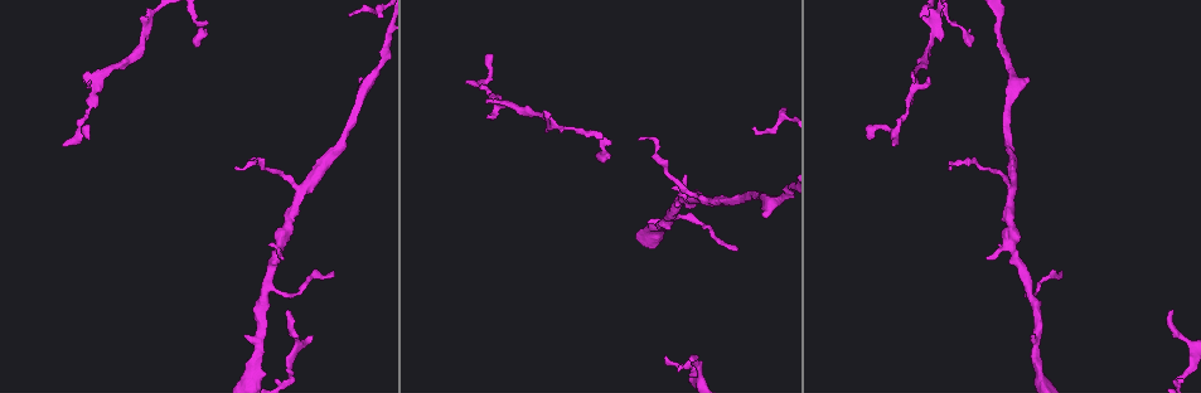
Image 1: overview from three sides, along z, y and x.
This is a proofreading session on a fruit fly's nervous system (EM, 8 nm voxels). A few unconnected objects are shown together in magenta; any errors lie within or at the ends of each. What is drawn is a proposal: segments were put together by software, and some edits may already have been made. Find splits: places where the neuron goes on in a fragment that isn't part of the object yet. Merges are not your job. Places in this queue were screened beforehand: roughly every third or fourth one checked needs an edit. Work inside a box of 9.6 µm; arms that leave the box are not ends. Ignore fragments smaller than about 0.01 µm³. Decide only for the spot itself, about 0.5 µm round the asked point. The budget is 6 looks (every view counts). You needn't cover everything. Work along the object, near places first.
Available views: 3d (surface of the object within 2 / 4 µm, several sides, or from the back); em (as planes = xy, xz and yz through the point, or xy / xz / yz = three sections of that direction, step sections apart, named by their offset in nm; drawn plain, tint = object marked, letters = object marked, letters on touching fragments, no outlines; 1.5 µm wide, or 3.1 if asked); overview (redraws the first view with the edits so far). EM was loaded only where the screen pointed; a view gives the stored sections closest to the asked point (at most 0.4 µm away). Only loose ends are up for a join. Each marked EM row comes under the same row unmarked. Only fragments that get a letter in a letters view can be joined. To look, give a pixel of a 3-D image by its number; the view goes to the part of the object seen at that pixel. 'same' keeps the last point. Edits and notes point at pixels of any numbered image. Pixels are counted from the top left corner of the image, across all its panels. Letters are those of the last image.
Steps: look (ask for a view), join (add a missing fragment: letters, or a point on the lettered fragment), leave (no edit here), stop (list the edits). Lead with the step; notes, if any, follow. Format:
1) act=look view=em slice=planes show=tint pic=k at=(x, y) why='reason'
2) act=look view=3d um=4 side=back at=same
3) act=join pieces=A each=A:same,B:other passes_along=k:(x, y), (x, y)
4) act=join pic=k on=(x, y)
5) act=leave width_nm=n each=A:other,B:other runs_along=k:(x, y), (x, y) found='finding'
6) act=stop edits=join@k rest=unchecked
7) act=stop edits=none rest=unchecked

act=look view=em slice=planes show=letters pic=1 at=(487, 116)

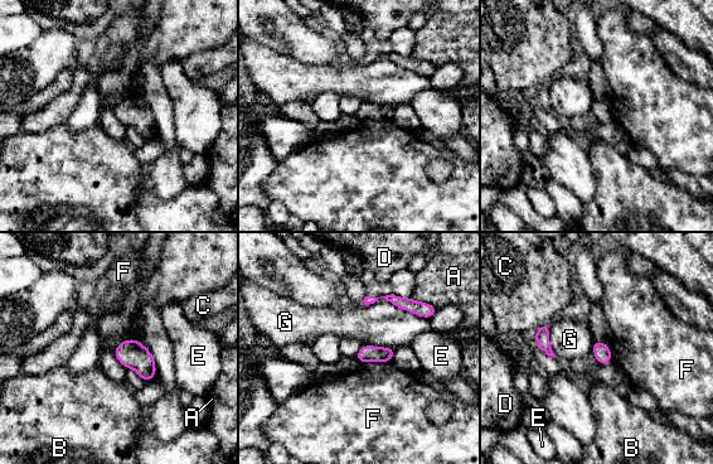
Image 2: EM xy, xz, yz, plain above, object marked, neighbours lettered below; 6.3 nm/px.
act=leave each=A:other,B:other,C:other,D:other,E:other,F:other,G:other border=2:(359, 304), (384, 298), (430, 319) found='none of them fits'

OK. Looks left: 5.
act=look view=3d um=4 pic=1 at=(892, 143) why='free end'

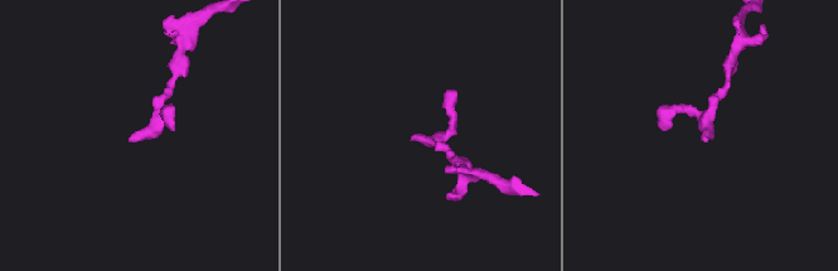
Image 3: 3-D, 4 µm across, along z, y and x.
act=look view=em slice=planes show=letters pic=3 at=(130, 140)

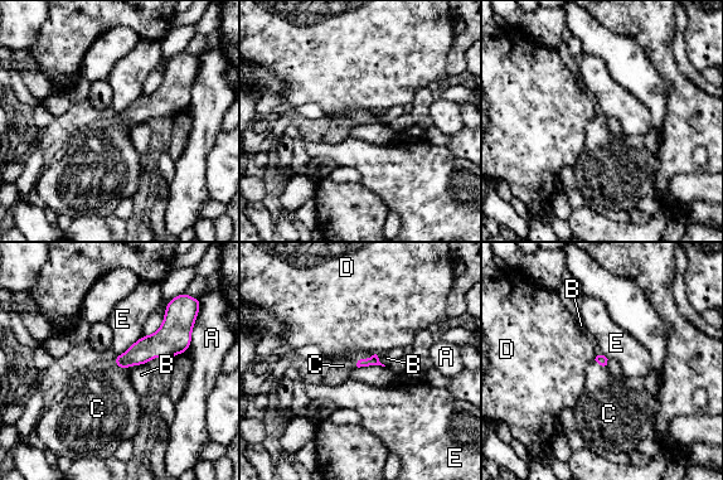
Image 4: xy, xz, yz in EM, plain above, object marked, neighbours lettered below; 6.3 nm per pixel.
act=join pieces=C each=A:other,B:other,C:same,D:other,E:other passes_along=4:(372, 360), (365, 358), (343, 365) found='it goes on there'

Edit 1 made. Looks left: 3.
act=look view=overview

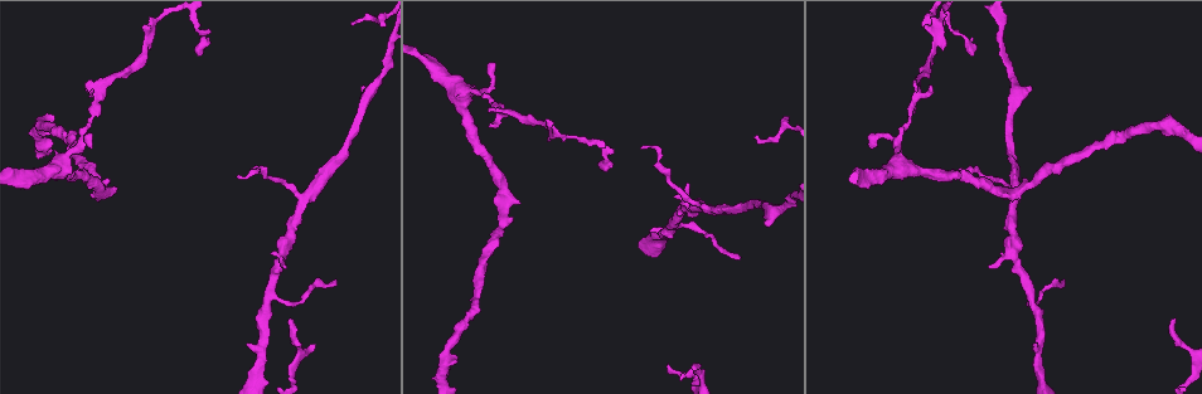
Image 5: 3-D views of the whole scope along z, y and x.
act=look view=3d um=4 pic=5 at=(1176, 320) why='an open end'

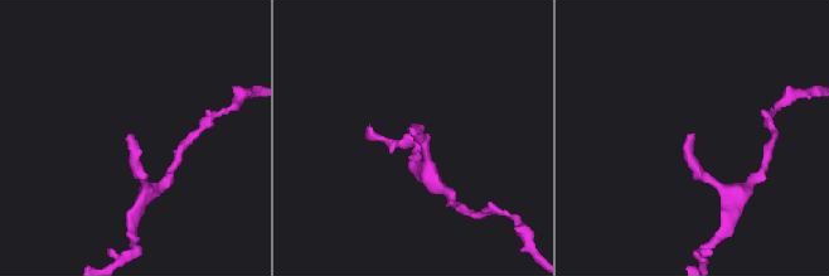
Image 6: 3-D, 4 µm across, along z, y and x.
act=look view=em slice=xz step=4 show=letters pic=6 at=(130, 132)

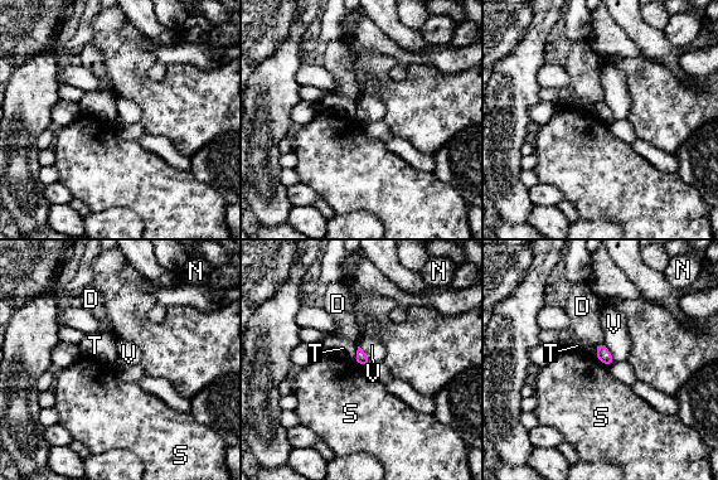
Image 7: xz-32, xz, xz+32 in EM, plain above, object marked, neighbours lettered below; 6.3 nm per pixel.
act=leave each=D:other,N:other,S:other,T:other,V:other border=7:(602, 343), (615, 362) found='no lettered fragment goes on from it'

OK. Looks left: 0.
act=stop edits=join@4 rest=unchecked

